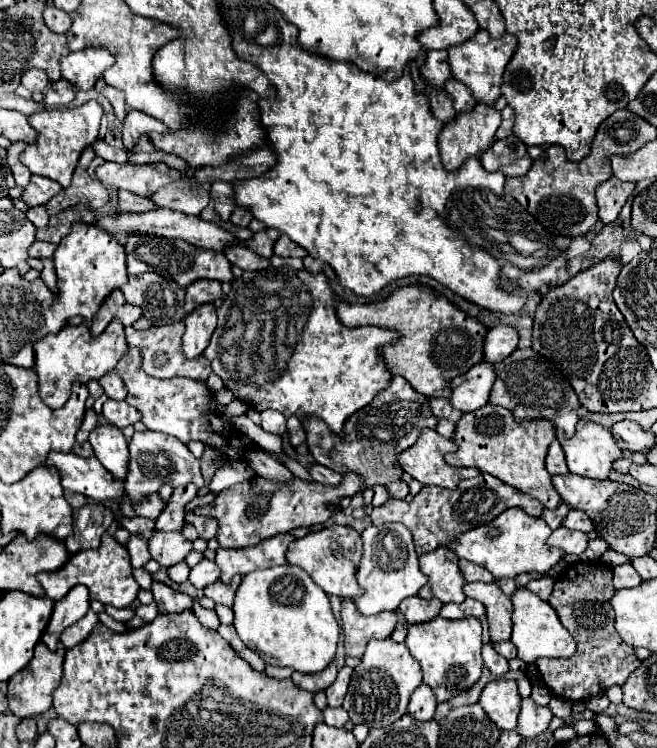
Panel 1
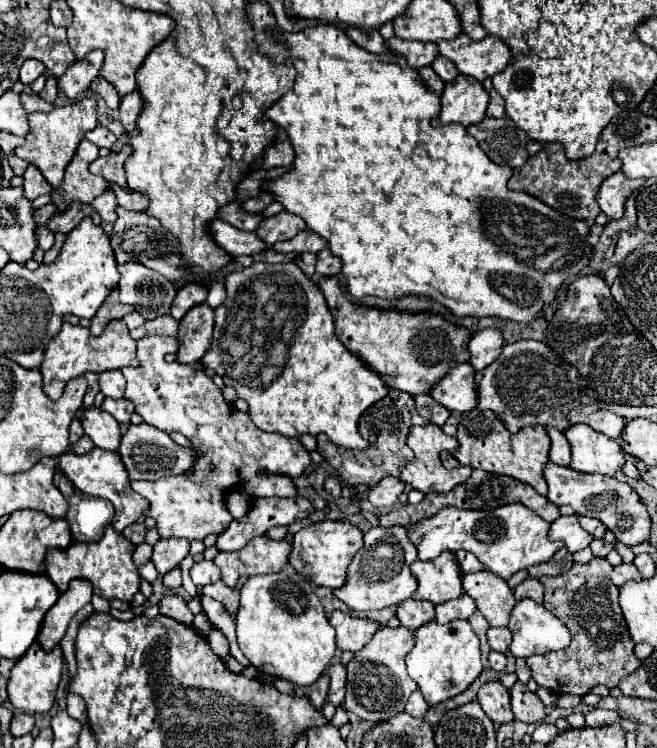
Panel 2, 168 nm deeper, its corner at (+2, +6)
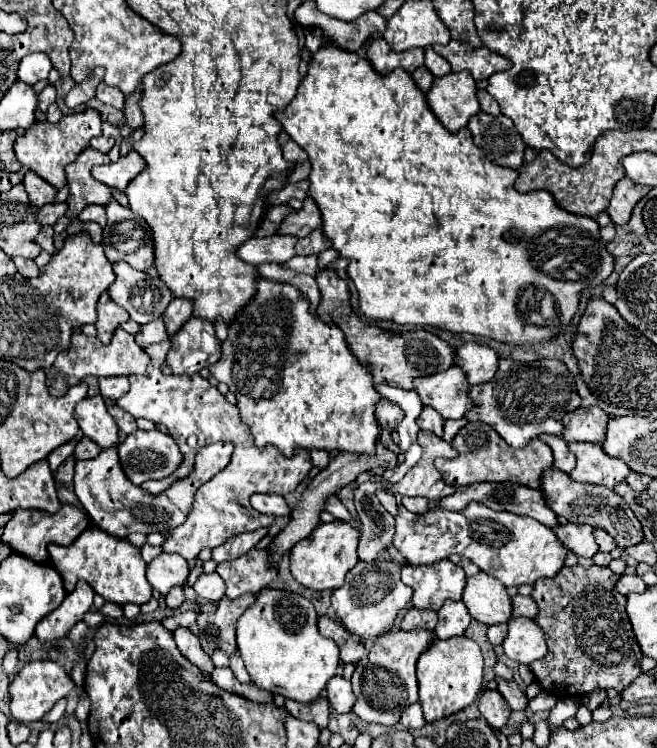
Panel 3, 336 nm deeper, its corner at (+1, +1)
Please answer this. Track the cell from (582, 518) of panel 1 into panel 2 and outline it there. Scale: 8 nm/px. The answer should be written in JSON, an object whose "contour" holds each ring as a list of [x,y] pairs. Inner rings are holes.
{"contour":[[[578,515],[578,521],[582,523],[582,529],[586,529],[588,533],[592,533],[596,539],[602,539],[604,531],[606,531],[606,525],[598,519],[592,519],[592,517],[584,517],[584,515]]]}

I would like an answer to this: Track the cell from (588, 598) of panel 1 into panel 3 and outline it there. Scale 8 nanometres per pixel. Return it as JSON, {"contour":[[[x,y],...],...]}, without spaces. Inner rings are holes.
{"contour":[[[563,566],[563,570],[557,574],[557,578],[541,578],[533,586],[531,598],[537,602],[537,616],[535,624],[545,632],[547,640],[547,654],[545,658],[537,660],[531,664],[531,670],[539,682],[539,686],[553,694],[553,696],[571,696],[571,694],[587,694],[595,688],[615,688],[623,690],[627,688],[639,674],[641,674],[641,648],[635,640],[631,622],[625,612],[627,598],[615,590],[619,576],[613,574],[609,568],[601,566],[591,566],[591,568],[581,568],[581,566]]]}

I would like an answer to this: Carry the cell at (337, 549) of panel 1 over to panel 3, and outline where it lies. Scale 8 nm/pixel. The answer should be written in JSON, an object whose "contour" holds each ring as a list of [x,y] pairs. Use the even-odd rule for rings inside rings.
{"contour":[[[341,520],[319,524],[307,538],[297,542],[291,550],[291,574],[293,578],[311,590],[335,590],[343,586],[345,574],[357,564],[359,532]]]}

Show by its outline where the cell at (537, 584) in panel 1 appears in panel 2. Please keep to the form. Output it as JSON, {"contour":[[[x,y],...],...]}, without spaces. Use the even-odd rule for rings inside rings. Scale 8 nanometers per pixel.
{"contour":[[[526,577],[516,589],[514,589],[514,597],[520,601],[522,597],[530,597],[538,603],[542,603],[544,599],[544,587],[540,583],[540,579],[534,579],[534,577]]]}

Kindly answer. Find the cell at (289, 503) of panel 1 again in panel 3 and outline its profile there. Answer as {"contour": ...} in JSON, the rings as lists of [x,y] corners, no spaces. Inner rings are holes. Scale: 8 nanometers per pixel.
{"contour":[[[259,528],[255,532],[245,532],[245,534],[239,534],[239,536],[233,536],[229,538],[225,544],[221,544],[219,548],[213,548],[213,560],[217,564],[221,562],[229,562],[229,560],[235,560],[243,554],[247,554],[251,548],[255,548],[255,544],[267,534],[267,528]]]}

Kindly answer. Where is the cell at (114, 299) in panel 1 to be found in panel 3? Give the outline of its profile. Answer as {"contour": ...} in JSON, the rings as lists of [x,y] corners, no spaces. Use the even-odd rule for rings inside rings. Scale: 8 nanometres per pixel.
{"contour":[[[109,292],[101,294],[99,304],[97,304],[97,312],[99,312],[99,318],[95,322],[95,326],[97,326],[97,338],[103,344],[109,344],[113,332],[119,328],[119,324],[123,324],[123,322],[129,320],[129,314],[127,314],[127,310],[123,310],[121,306],[117,306],[111,300]]]}

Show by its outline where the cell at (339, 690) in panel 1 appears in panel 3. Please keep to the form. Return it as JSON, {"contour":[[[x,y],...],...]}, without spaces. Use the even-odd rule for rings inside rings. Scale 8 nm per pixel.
{"contour":[[[335,676],[333,680],[329,680],[325,690],[327,690],[327,700],[335,712],[339,712],[339,714],[351,712],[351,708],[355,704],[355,694],[351,690],[349,680],[345,680],[343,676]]]}

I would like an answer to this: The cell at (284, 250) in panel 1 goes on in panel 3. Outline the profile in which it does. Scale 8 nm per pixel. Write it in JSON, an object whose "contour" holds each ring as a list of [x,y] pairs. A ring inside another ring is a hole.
{"contour":[[[317,228],[313,230],[307,238],[301,238],[297,242],[297,254],[299,256],[307,256],[307,254],[319,254],[323,250],[331,248],[331,242],[325,238],[323,234],[323,228]]]}

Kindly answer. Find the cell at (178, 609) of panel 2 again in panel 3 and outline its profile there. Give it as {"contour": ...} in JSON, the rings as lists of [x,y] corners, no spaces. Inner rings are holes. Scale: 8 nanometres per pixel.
{"contour":[[[177,628],[177,630],[173,632],[173,636],[175,636],[177,648],[181,650],[181,654],[183,654],[191,664],[195,664],[205,678],[211,678],[211,672],[213,672],[215,666],[213,666],[211,658],[209,658],[209,656],[203,652],[203,648],[199,646],[199,638],[197,638],[195,634],[191,634],[189,628]]]}

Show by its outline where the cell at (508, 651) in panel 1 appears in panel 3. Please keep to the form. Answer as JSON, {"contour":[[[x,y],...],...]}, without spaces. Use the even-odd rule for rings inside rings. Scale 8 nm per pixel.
{"contour":[[[503,622],[503,624],[495,624],[495,626],[489,626],[487,636],[489,636],[489,642],[491,642],[493,646],[501,644],[501,642],[505,640],[505,636],[507,636],[507,622]]]}

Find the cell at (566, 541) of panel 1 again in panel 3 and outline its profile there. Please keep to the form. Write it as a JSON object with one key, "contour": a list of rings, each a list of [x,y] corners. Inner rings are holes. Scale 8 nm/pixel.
{"contour":[[[565,524],[553,528],[553,532],[559,538],[559,542],[563,542],[563,546],[577,556],[593,558],[599,552],[593,528],[587,524]]]}

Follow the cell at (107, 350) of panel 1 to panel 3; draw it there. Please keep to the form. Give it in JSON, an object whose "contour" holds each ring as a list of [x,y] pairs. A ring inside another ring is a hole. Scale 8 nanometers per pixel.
{"contour":[[[121,328],[115,330],[111,344],[101,344],[97,338],[89,338],[85,334],[71,336],[69,352],[59,354],[55,364],[47,370],[47,388],[51,396],[63,396],[71,386],[79,384],[85,376],[131,376],[147,372],[147,352],[135,342],[135,338]]]}

